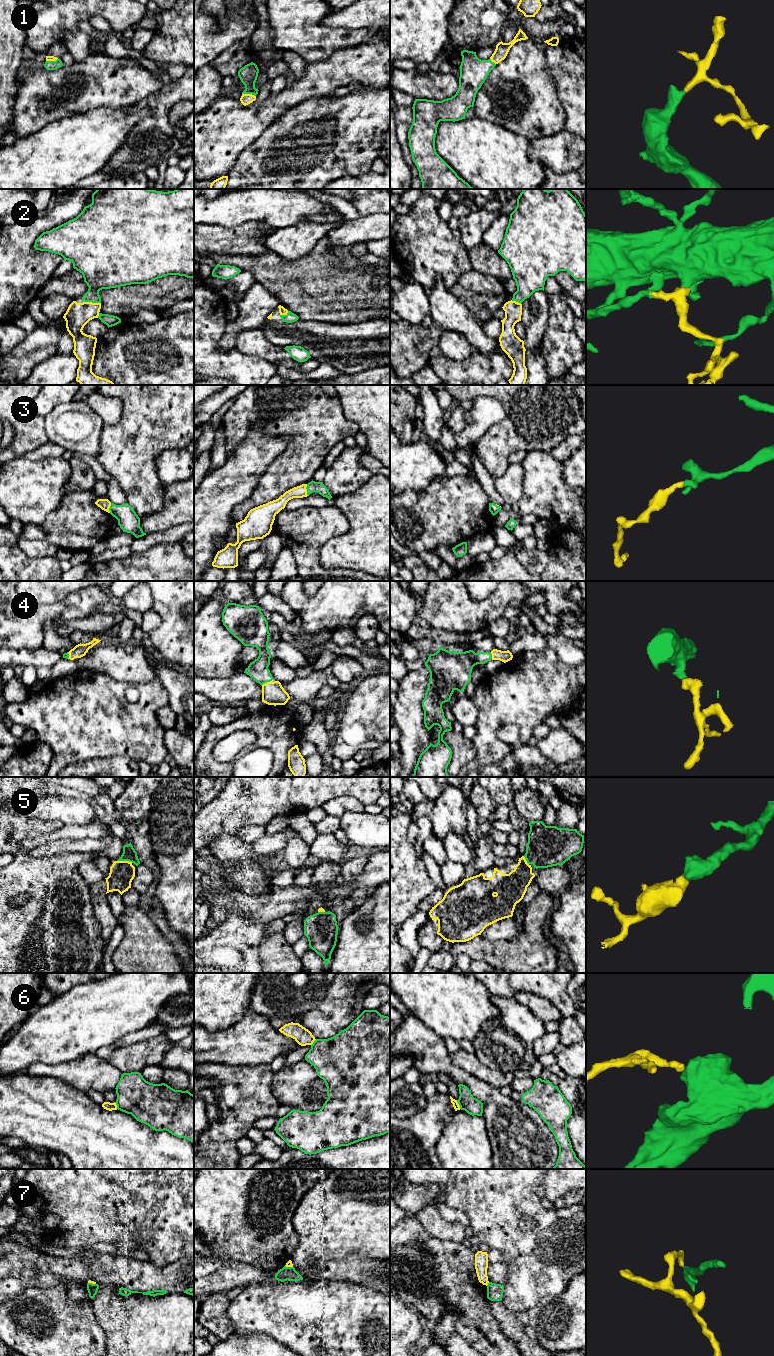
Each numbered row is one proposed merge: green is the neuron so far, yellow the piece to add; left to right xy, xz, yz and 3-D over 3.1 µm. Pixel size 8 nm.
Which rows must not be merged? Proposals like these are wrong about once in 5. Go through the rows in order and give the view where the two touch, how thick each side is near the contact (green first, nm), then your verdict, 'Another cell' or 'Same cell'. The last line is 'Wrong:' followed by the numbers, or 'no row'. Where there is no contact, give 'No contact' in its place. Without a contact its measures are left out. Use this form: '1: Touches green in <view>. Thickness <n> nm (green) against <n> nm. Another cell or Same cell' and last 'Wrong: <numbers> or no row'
1: Touches green in xz. Thickness 150 nm (green) against 90 nm. Same cell
2: Touches green in xy. Thickness 280 nm (green) against 190 nm. Same cell
3: Touches green in xz. Thickness 90 nm (green) against 100 nm. Same cell
4: Touches green in xz. Thickness 160 nm (green) against 180 nm. Same cell
5: Touches green in xy. Thickness 110 nm (green) against 200 nm. Same cell
6: Touches green in yz. Thickness 140 nm (green) against 50 nm. Another cell
7: Touches green in yz. Thickness 130 nm (green) against 110 nm. Another cell
Wrong: 6, 7

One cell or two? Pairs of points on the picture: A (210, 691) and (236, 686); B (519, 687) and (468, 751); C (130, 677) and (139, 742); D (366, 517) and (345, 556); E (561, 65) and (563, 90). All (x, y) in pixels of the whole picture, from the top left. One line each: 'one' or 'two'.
A: one
B: two
C: two
D: one
E: one

